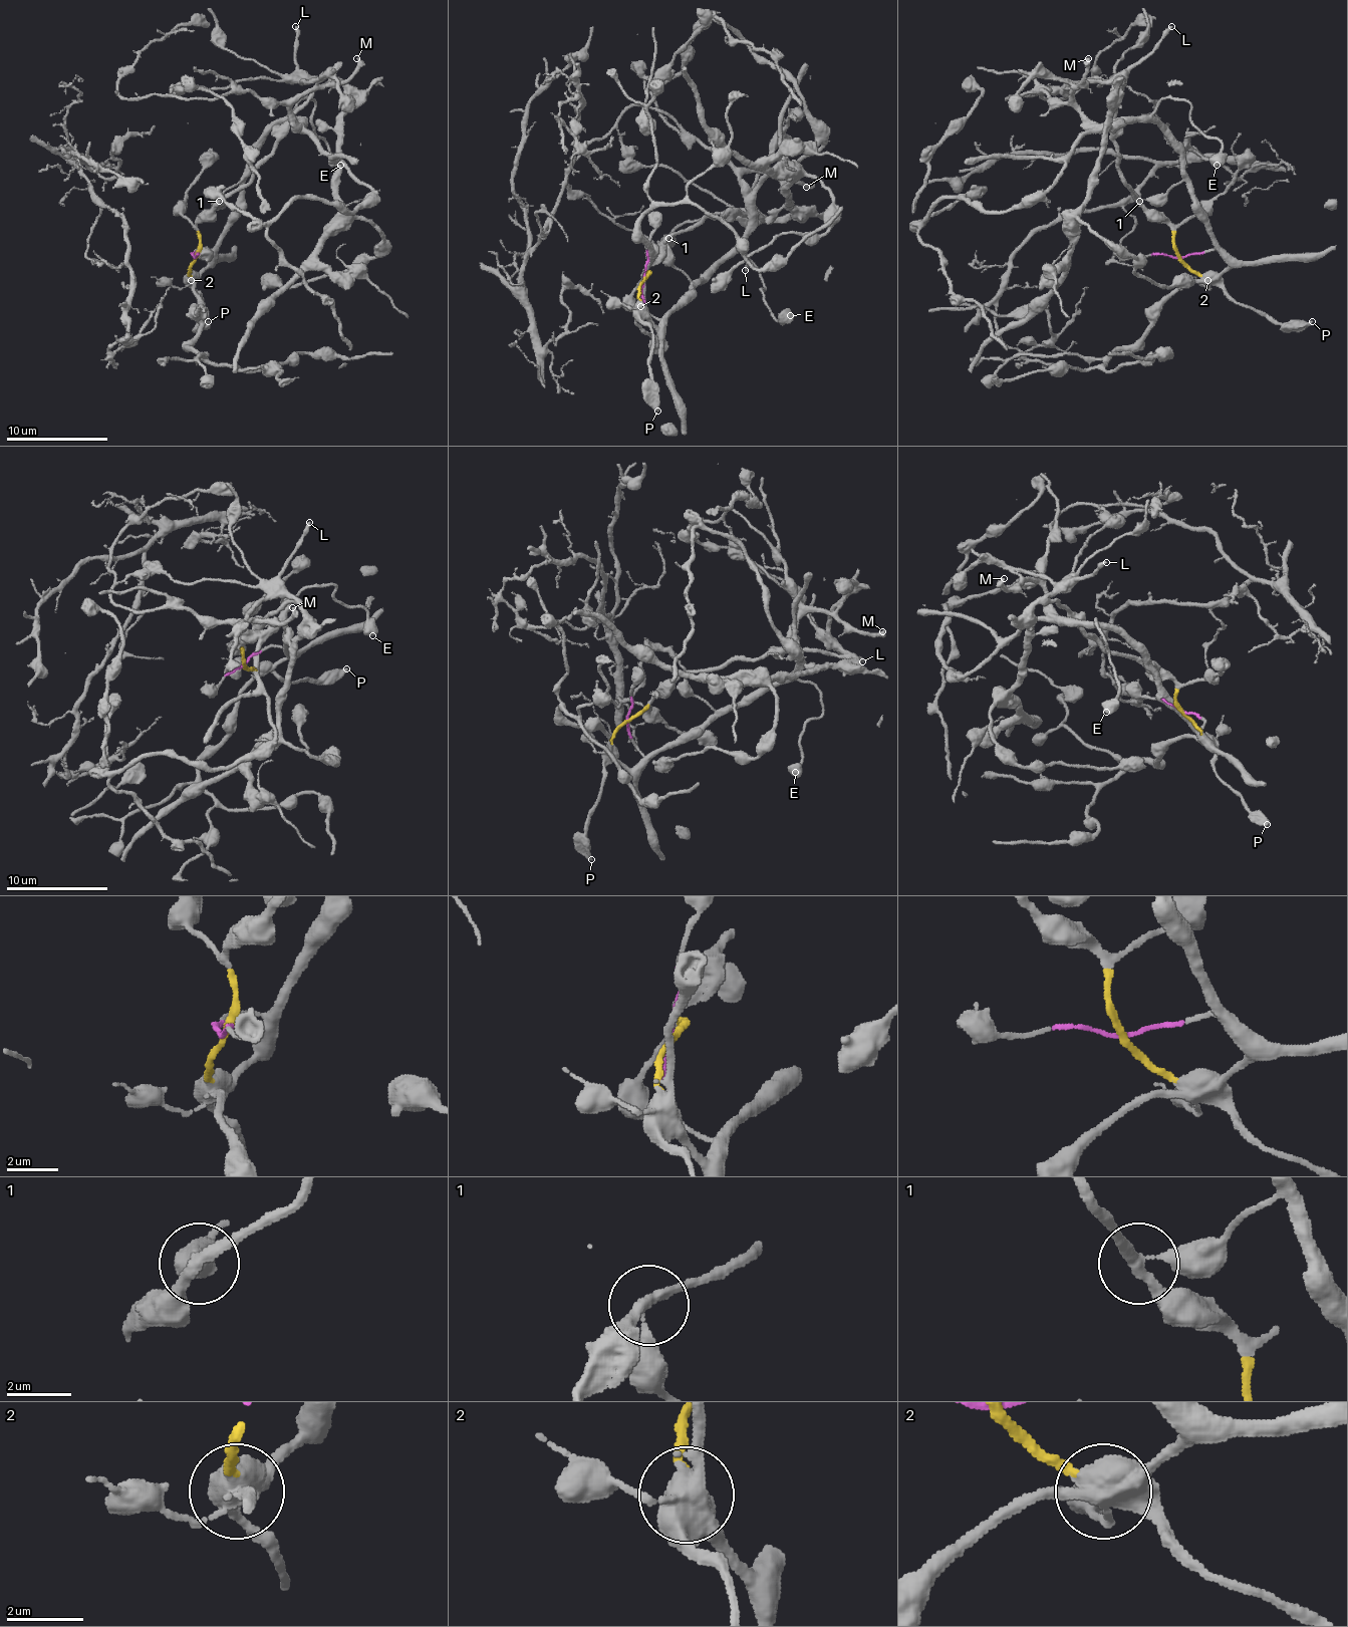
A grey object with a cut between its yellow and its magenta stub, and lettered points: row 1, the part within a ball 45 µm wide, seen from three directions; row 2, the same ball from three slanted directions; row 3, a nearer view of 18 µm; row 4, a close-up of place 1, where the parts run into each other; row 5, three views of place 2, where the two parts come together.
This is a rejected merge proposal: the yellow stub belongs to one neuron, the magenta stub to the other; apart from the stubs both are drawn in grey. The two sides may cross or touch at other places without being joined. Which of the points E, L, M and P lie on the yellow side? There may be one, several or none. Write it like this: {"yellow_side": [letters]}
{"yellow_side": ["L", "P"]}

